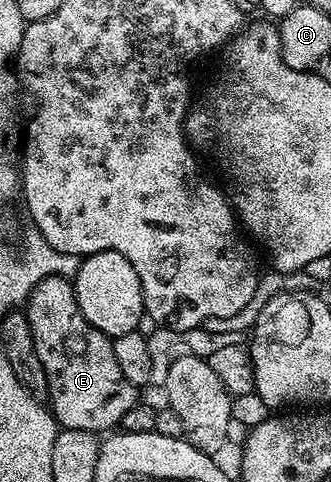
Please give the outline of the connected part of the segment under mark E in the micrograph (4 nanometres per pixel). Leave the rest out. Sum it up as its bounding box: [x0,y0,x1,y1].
[25,276,137,434]

